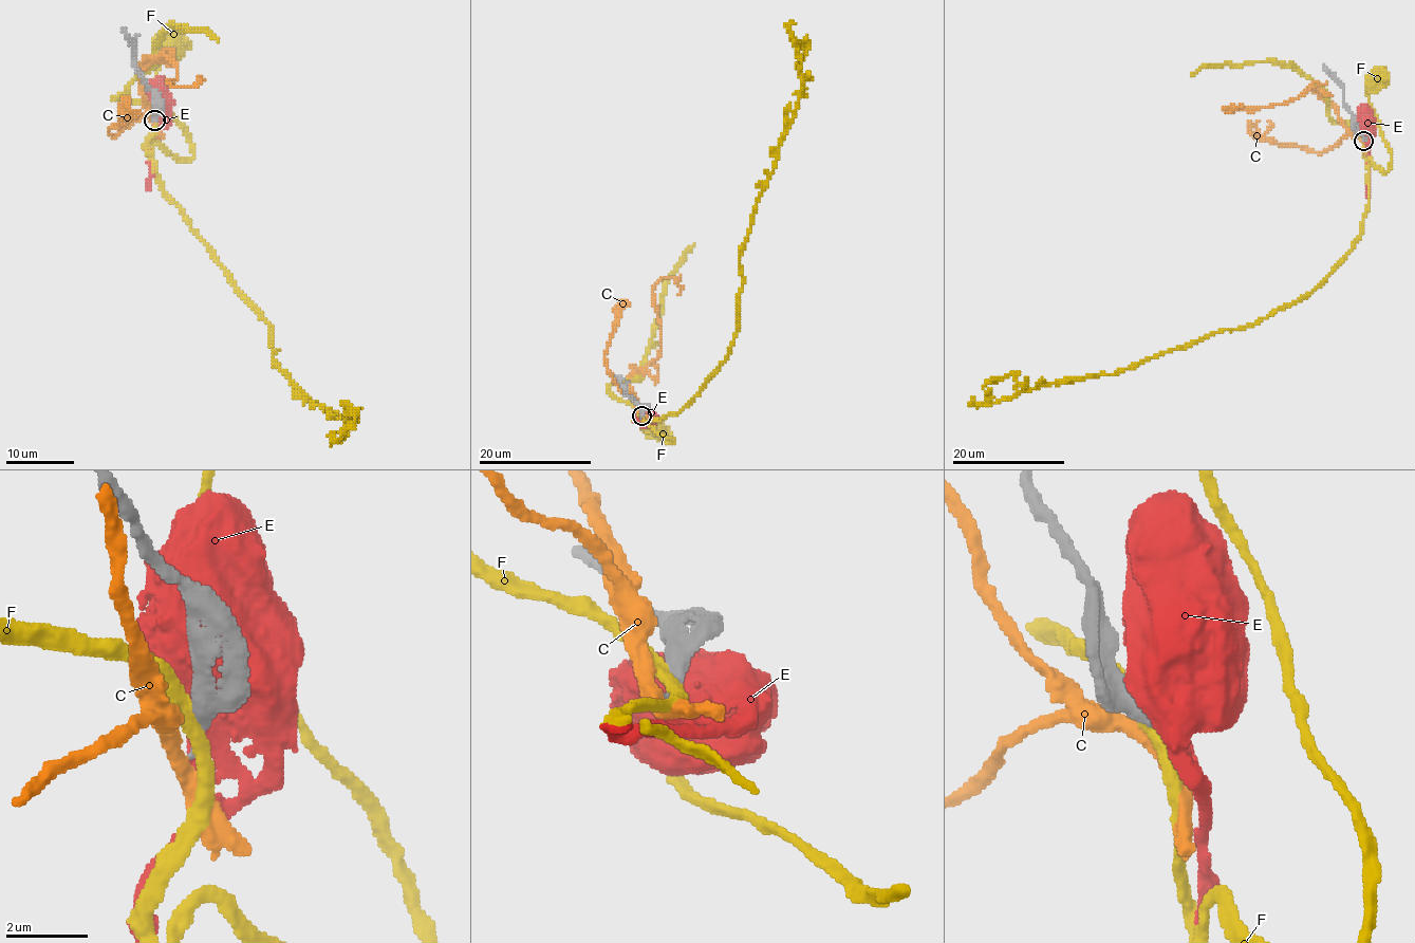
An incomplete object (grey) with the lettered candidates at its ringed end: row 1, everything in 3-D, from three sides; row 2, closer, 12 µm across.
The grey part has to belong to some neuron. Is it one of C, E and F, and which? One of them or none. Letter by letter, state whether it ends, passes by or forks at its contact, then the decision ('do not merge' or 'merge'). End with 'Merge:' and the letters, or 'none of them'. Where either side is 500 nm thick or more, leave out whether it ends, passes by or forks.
C: it passes by; do not merge
E: do not merge
F: it passes by; do not merge
Merge: none of them

